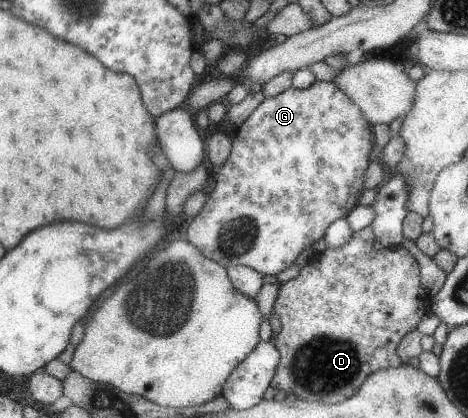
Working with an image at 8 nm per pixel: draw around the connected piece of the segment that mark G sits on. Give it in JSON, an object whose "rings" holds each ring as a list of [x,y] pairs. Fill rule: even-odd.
{"rings":[[[313,81],[304,89],[287,88],[285,91],[265,97],[261,103],[249,113],[249,117],[235,127],[235,135],[231,140],[231,149],[225,163],[216,171],[215,187],[208,193],[201,210],[193,217],[187,229],[185,229],[185,239],[194,245],[199,251],[211,261],[219,265],[229,267],[229,265],[241,265],[257,271],[262,276],[277,275],[285,267],[293,263],[293,259],[299,255],[303,247],[312,247],[311,243],[315,239],[321,239],[325,229],[335,221],[346,217],[351,211],[351,207],[359,201],[359,189],[361,189],[361,179],[364,180],[363,171],[367,167],[367,153],[371,153],[371,133],[369,133],[369,123],[363,117],[362,110],[337,85],[333,82]]]}

